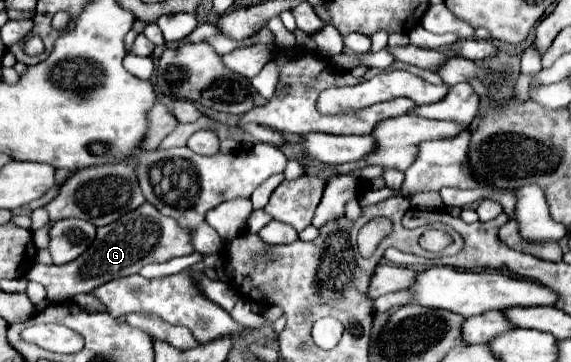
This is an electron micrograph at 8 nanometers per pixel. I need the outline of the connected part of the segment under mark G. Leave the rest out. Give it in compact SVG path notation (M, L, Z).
M143 203L137 211L131 211L131 215L123 215L119 221L97 229L95 243L91 243L91 247L79 259L65 265L37 263L25 277L29 281L41 283L49 293L49 301L59 303L73 299L79 293L91 293L113 279L133 275L147 263L165 263L173 257L189 253L193 253L193 247L189 243L187 231L183 231L175 219L161 215L151 203Z

